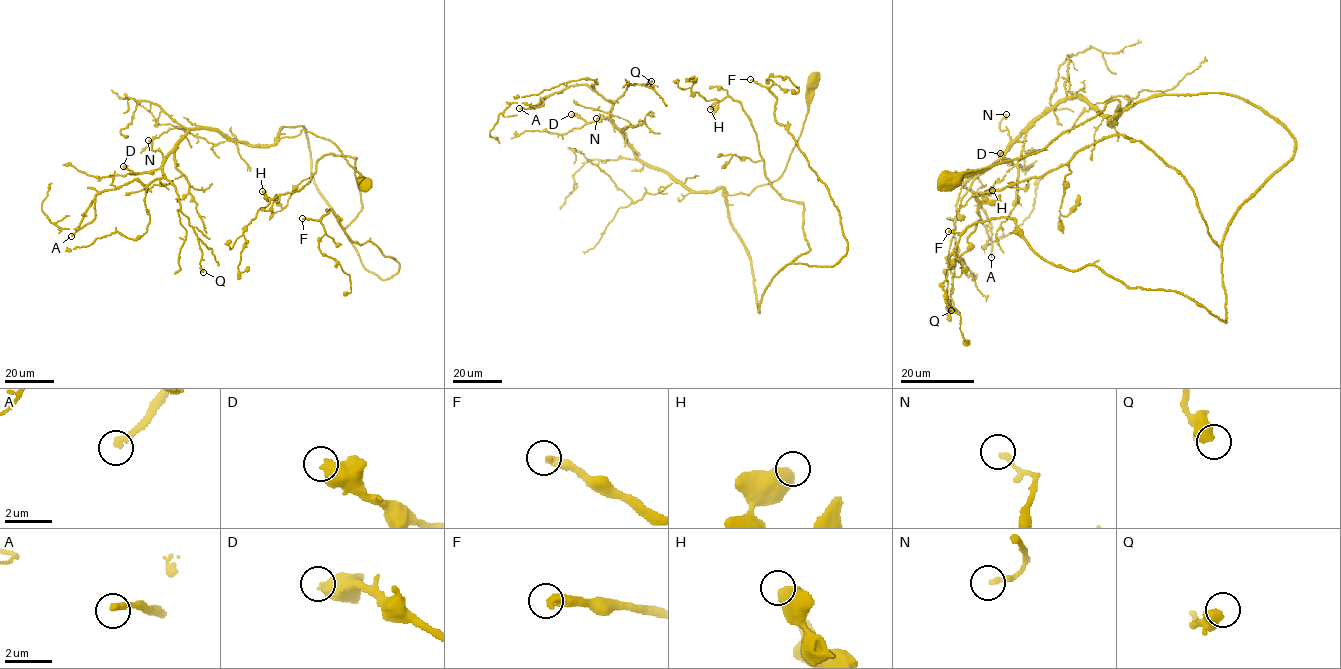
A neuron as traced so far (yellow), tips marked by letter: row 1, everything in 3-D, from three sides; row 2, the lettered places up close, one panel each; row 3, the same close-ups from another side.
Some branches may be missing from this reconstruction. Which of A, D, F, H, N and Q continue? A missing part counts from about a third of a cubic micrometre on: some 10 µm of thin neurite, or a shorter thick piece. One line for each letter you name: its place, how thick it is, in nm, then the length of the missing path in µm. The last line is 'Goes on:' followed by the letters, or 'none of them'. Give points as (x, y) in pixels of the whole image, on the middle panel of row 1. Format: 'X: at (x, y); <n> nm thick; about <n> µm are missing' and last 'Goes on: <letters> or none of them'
A: at (519, 108); 320 nm thick; about 30 µm are missing
D: at (571, 114); 550 nm thick; about 50 µm are missing
Goes on: A, D

